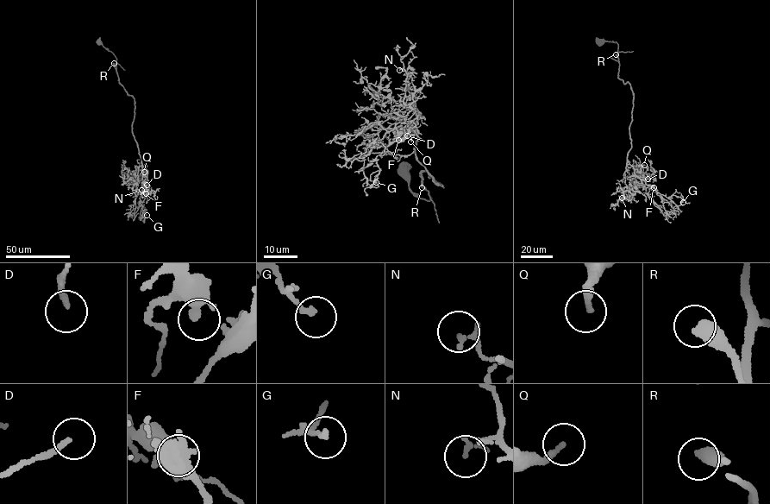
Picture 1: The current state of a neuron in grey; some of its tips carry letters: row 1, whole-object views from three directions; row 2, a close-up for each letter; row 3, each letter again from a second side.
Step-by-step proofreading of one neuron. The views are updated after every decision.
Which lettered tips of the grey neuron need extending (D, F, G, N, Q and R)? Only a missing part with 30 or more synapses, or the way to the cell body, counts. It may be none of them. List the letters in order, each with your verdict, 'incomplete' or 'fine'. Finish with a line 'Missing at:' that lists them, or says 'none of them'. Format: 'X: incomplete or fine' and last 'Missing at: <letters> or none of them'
D: incomplete
F: fine
G: fine
N: fine
Q: fine
R: incomplete
Missing at: D, R

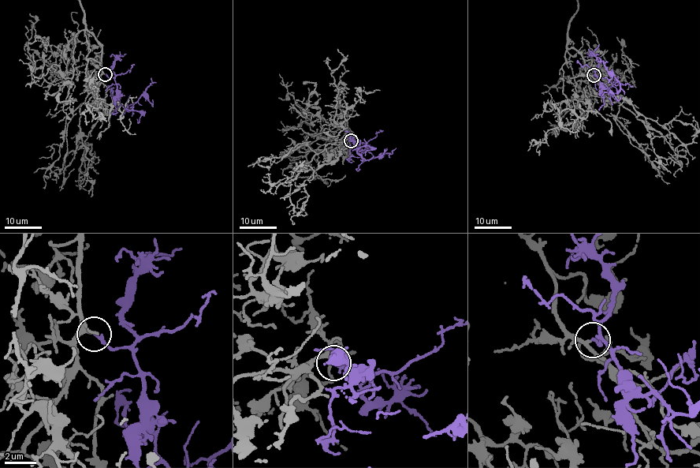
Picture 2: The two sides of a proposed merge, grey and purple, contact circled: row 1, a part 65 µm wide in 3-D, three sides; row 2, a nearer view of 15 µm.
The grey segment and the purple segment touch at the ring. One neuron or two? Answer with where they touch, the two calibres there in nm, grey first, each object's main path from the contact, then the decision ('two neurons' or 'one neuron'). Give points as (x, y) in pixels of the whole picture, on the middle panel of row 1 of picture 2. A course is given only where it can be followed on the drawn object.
(351, 140) | 200/200 nm | purple via (350, 140), (357, 142), (355, 149), (366, 160), (392, 152), (395, 147) | one neuron

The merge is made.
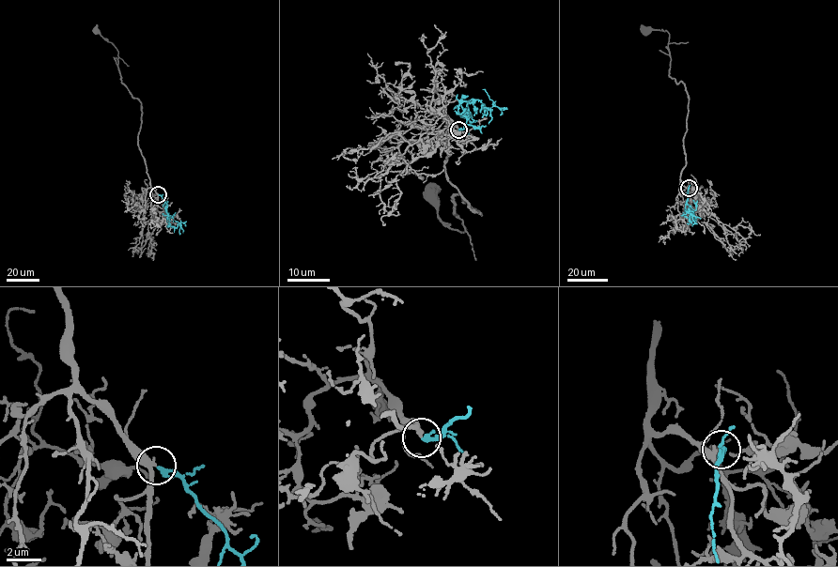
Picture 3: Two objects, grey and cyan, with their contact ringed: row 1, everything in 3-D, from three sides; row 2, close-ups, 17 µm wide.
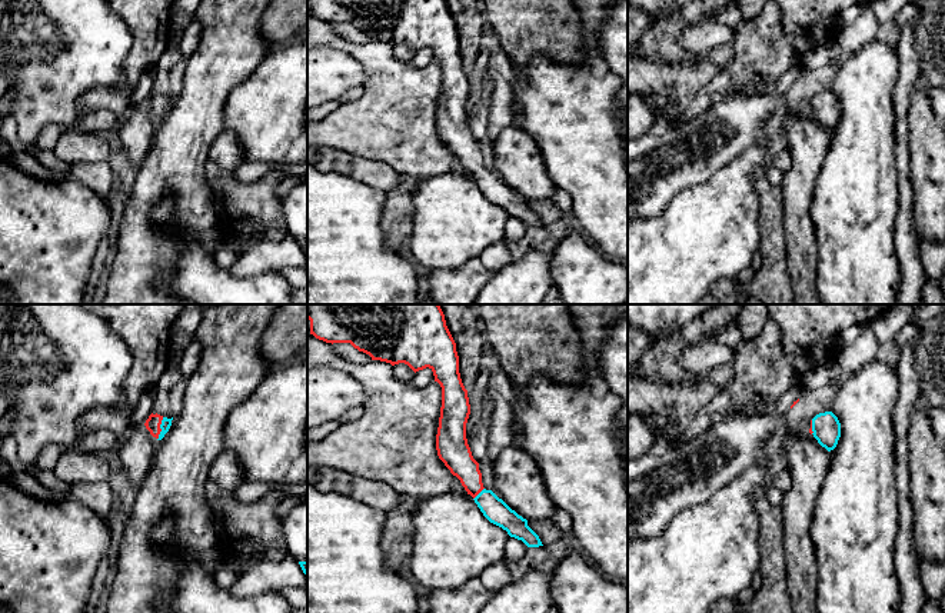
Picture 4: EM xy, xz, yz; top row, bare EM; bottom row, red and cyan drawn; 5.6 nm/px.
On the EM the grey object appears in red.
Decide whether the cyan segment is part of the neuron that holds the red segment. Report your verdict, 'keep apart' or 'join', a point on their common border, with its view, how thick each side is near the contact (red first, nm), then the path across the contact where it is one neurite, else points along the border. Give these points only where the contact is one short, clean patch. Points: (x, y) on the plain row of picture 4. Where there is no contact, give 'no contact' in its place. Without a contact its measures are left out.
join; meets red in xy at (160, 109); 80 nm thick on the red side, 60 nm on the other; runs through xy (153, 103), (160, 109), (166, 103)

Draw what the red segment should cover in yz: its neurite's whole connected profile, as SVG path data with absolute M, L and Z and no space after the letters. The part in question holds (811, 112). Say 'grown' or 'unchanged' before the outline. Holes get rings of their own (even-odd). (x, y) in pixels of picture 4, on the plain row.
grown | M832 91L819 93L811 100L809 113L831 131L841 117L841 103Z

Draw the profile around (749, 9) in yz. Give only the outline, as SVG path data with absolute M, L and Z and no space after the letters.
M738 0L738 7L745 20L758 17L766 4L768 0Z

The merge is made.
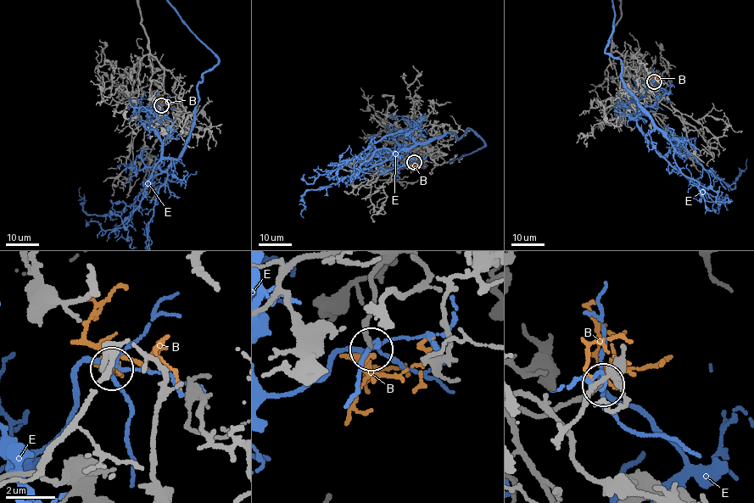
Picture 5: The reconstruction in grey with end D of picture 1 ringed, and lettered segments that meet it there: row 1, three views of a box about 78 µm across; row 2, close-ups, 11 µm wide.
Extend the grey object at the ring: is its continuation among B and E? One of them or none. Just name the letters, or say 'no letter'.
no letter

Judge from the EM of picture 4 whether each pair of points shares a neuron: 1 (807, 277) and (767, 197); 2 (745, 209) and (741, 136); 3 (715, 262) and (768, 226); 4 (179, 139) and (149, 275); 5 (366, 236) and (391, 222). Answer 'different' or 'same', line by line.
1: different
2: different
3: different
4: same
5: different

